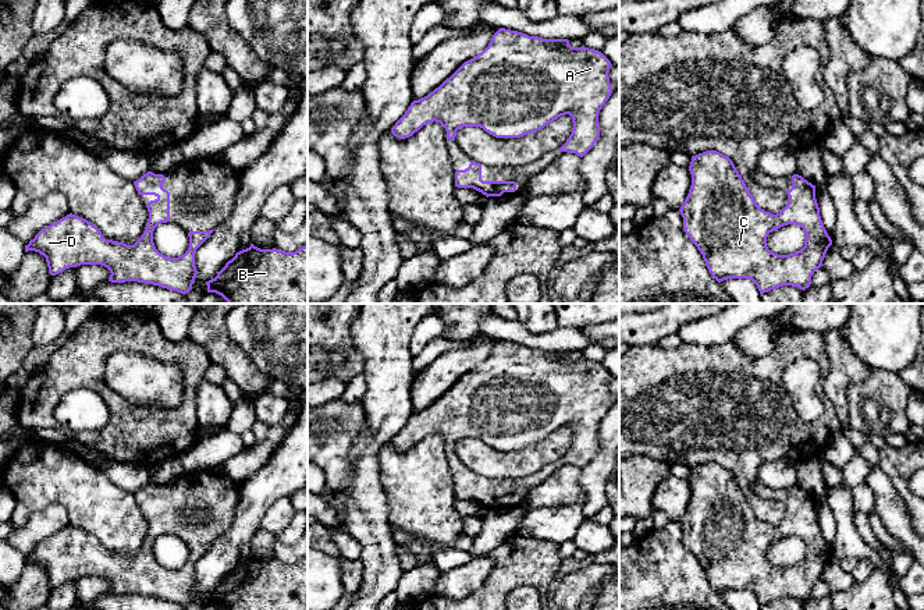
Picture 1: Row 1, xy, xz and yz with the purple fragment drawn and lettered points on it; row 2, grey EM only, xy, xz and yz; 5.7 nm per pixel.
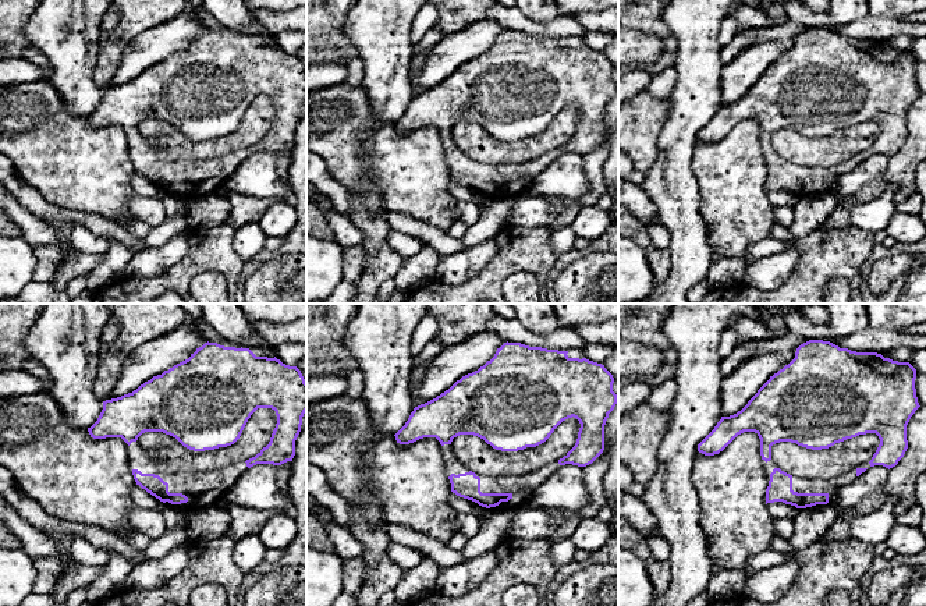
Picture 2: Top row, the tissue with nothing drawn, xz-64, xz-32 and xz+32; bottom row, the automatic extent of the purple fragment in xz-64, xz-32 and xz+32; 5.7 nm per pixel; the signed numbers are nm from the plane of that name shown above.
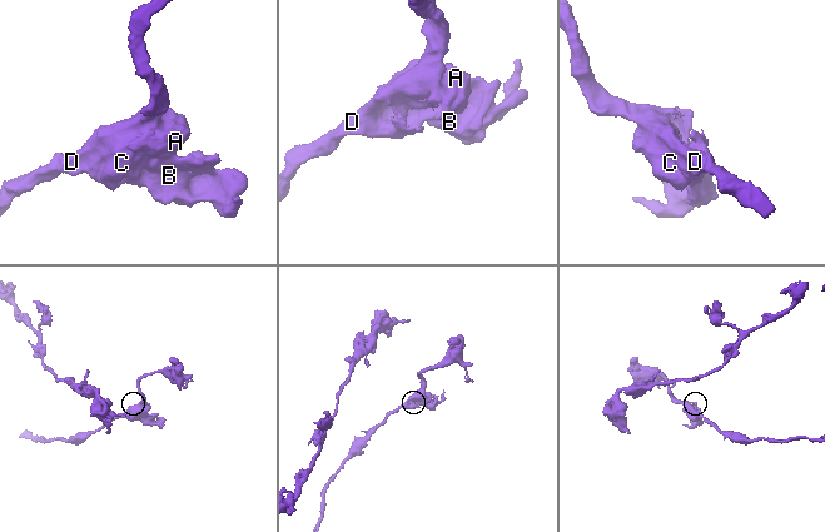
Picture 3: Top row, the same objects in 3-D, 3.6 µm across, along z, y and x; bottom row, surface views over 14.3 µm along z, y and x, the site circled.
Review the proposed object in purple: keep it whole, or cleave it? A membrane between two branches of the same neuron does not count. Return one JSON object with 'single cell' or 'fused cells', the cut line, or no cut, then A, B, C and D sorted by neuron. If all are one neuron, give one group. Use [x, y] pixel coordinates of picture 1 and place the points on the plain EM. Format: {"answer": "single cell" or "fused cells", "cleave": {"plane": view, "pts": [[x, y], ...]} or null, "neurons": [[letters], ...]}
{"answer": "single cell", "cleave": null, "neurons": [["A", "B", "C", "D"]]}

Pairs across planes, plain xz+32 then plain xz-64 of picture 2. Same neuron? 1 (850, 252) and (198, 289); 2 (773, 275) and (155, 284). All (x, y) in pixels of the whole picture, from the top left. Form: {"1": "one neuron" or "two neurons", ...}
{"1": "two neurons", "2": "two neurons"}

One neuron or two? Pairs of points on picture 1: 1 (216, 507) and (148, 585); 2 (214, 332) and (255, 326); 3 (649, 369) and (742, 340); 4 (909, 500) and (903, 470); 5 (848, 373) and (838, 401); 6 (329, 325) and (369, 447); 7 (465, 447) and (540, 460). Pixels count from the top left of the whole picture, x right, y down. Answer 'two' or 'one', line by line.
1: one
2: two
3: two
4: one
5: one
6: two
7: one

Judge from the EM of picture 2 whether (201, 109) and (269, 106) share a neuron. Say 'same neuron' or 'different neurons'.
different neurons

